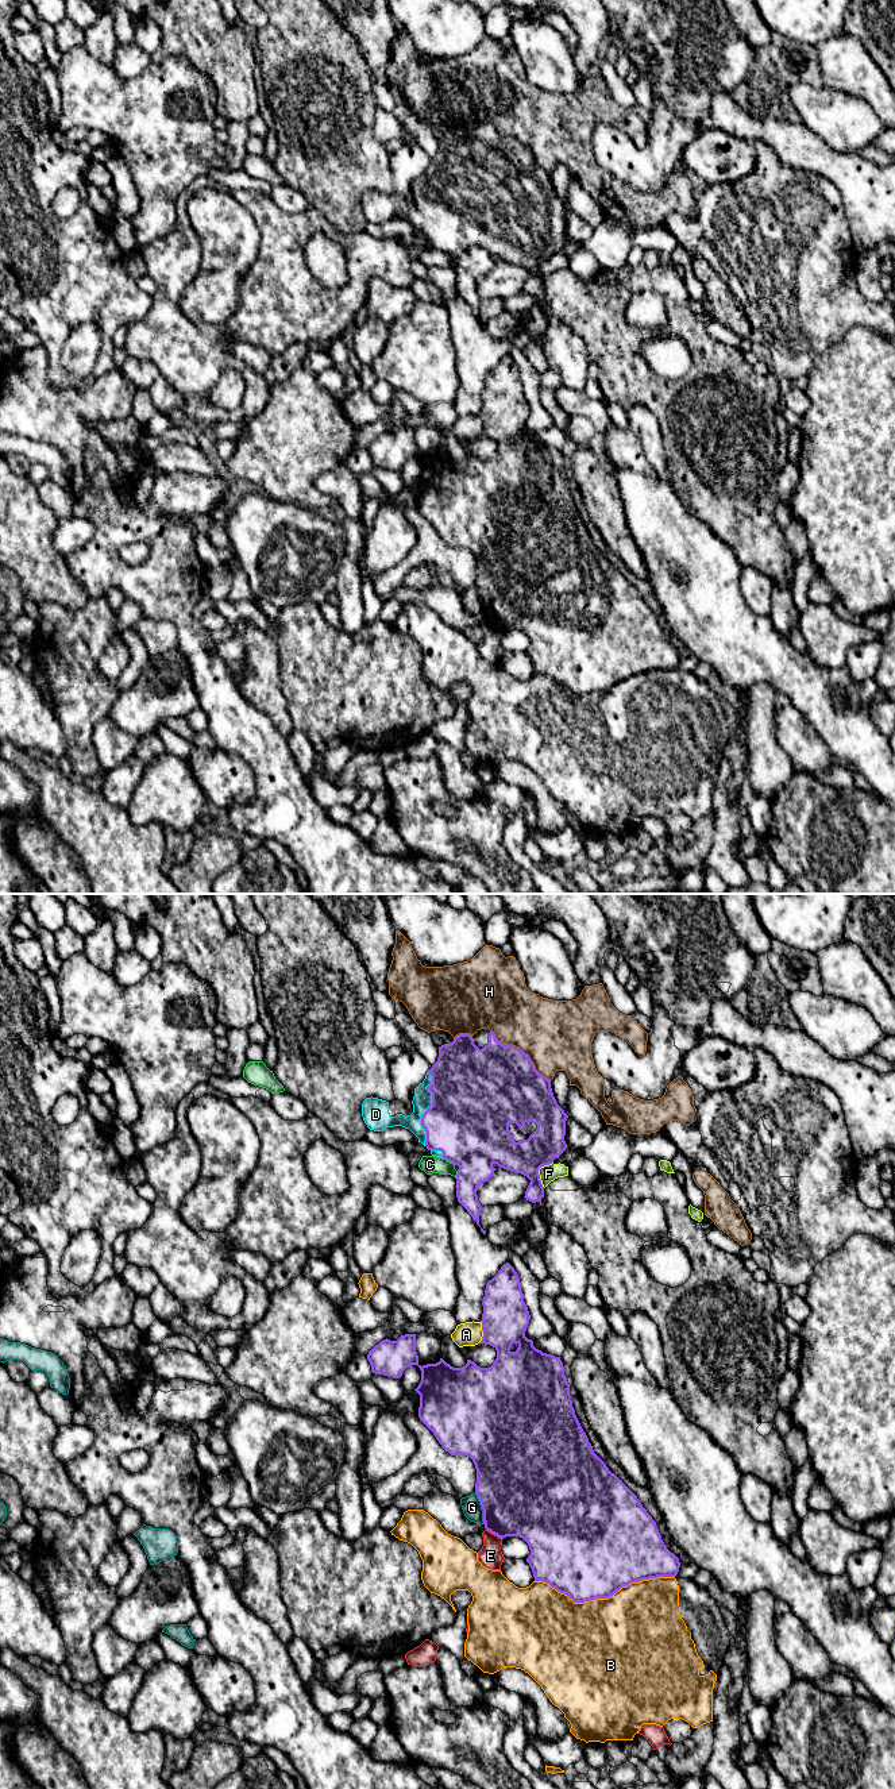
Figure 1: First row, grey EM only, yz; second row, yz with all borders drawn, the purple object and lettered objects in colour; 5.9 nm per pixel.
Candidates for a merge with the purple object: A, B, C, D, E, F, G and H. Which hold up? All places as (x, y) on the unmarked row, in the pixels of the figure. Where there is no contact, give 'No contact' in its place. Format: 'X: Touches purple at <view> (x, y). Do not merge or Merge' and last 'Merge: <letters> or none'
A: Touches purple at yz (482, 423). Do not merge
B: Touches purple at yz (604, 690). Do not merge
C: Touches purple at yz (448, 253). Do not merge
D: Touches purple at yz (427, 201). Merge
E: Touches purple at yz (494, 627). Do not merge
F: Touches purple at yz (537, 265). Do not merge
G: Touches purple at yz (482, 600). Do not merge
H: Touches purple at yz (521, 143). Do not merge
Merge: D

